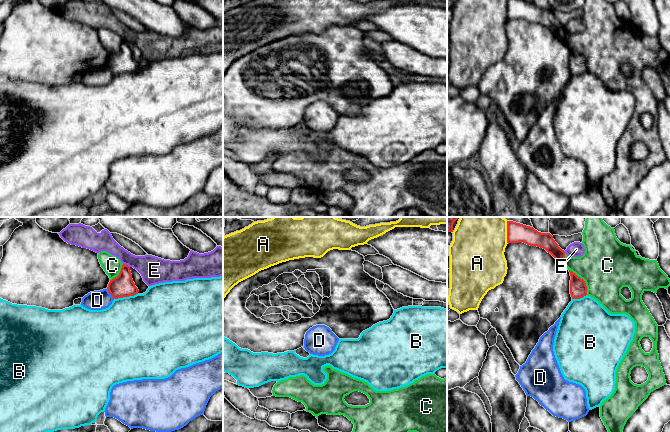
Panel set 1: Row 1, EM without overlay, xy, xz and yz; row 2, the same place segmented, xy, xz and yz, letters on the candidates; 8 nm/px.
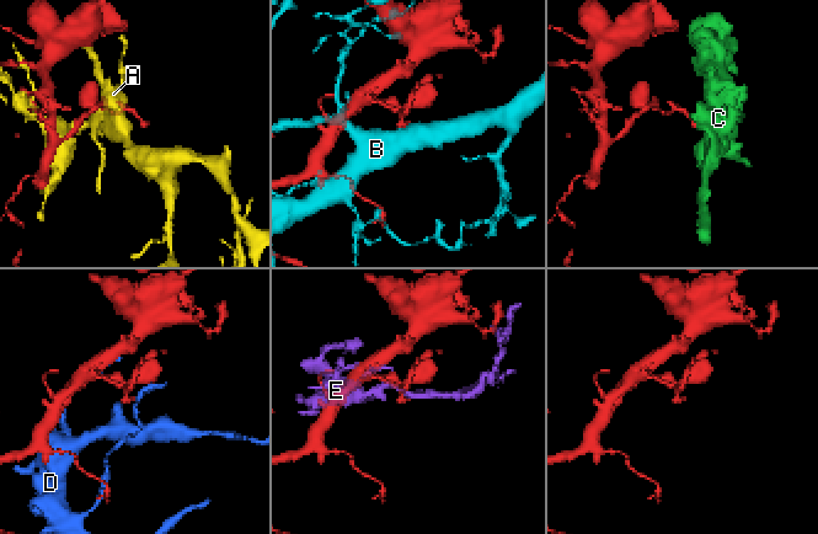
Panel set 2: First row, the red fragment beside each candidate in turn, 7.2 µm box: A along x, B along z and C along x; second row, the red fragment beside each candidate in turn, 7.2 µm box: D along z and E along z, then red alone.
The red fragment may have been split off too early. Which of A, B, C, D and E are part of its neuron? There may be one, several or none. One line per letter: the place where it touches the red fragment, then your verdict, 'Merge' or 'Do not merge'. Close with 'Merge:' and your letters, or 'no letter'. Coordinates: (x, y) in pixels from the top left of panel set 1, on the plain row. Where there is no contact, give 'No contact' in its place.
A: Touches red at yz (507, 10). Do not merge
B: Touches red at xy (125, 72). Do not merge
C: Touches red at yz (583, 56). Do not merge
D: Touches red at xy (110, 69). Do not merge
E: Touches red at xy (126, 41). Do not merge
Merge: no letter

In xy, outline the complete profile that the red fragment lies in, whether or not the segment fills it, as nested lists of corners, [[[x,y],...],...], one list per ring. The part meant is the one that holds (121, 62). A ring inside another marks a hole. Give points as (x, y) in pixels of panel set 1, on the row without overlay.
[[[125,40],[122,41],[119,51],[110,56],[107,65],[113,75],[134,72],[139,68],[133,58],[130,43]]]

